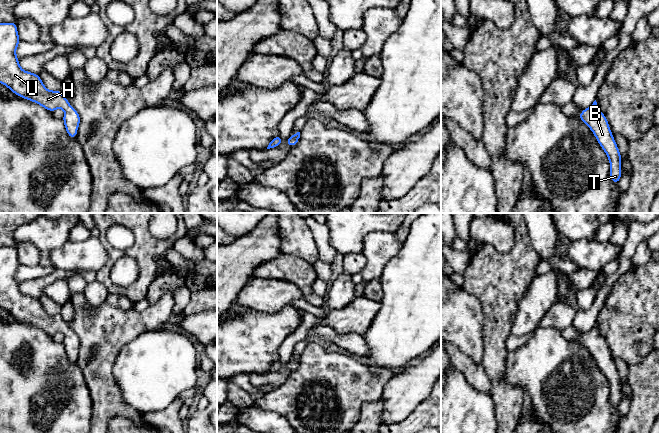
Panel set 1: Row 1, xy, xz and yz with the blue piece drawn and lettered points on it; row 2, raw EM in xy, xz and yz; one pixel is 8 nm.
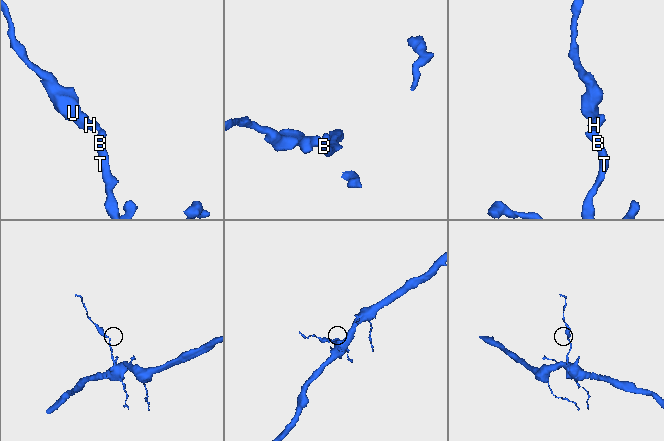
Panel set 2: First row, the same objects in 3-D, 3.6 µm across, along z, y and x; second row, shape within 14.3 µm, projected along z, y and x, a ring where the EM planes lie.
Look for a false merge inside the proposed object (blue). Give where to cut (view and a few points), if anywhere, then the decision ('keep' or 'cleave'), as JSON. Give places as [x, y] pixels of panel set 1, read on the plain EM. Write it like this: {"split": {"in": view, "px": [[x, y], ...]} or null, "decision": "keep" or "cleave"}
{"split": null, "decision": "keep"}

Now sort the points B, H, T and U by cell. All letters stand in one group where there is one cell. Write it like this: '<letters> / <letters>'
B H T U

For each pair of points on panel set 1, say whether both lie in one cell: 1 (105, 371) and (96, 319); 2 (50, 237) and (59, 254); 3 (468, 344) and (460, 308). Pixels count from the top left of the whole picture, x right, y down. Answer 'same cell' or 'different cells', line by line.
1: same cell
2: different cells
3: same cell

